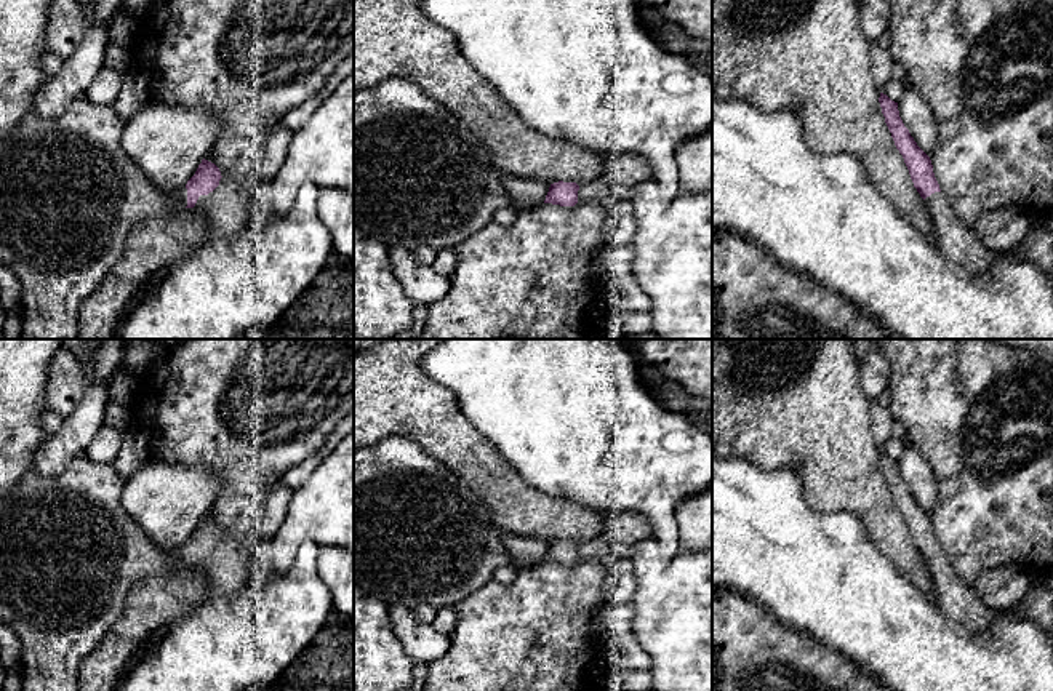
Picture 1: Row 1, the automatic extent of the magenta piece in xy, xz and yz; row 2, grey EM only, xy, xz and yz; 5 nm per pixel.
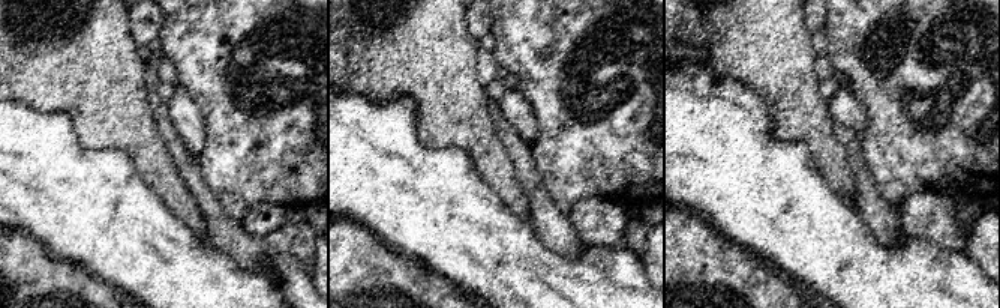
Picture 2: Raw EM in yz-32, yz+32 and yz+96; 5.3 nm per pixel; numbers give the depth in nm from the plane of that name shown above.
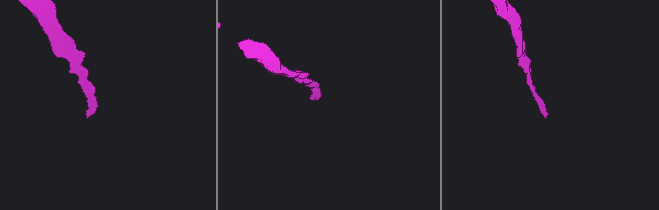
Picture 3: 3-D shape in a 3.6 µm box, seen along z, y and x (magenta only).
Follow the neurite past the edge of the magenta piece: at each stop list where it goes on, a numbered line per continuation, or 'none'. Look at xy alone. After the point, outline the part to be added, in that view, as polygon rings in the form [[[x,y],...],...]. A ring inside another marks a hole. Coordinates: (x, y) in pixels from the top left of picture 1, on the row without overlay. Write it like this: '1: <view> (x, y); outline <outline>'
1: xy (229, 567); outline [[[224,534],[213,550],[198,555],[194,568],[205,574],[211,595],[234,595],[269,571],[256,566],[251,541],[237,541]]]

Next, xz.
1: xz (626, 528); outline [[[634,512],[613,513],[607,518],[603,537],[600,541],[579,545],[578,561],[610,558],[613,542],[645,542],[650,536],[651,526],[645,517]]]

